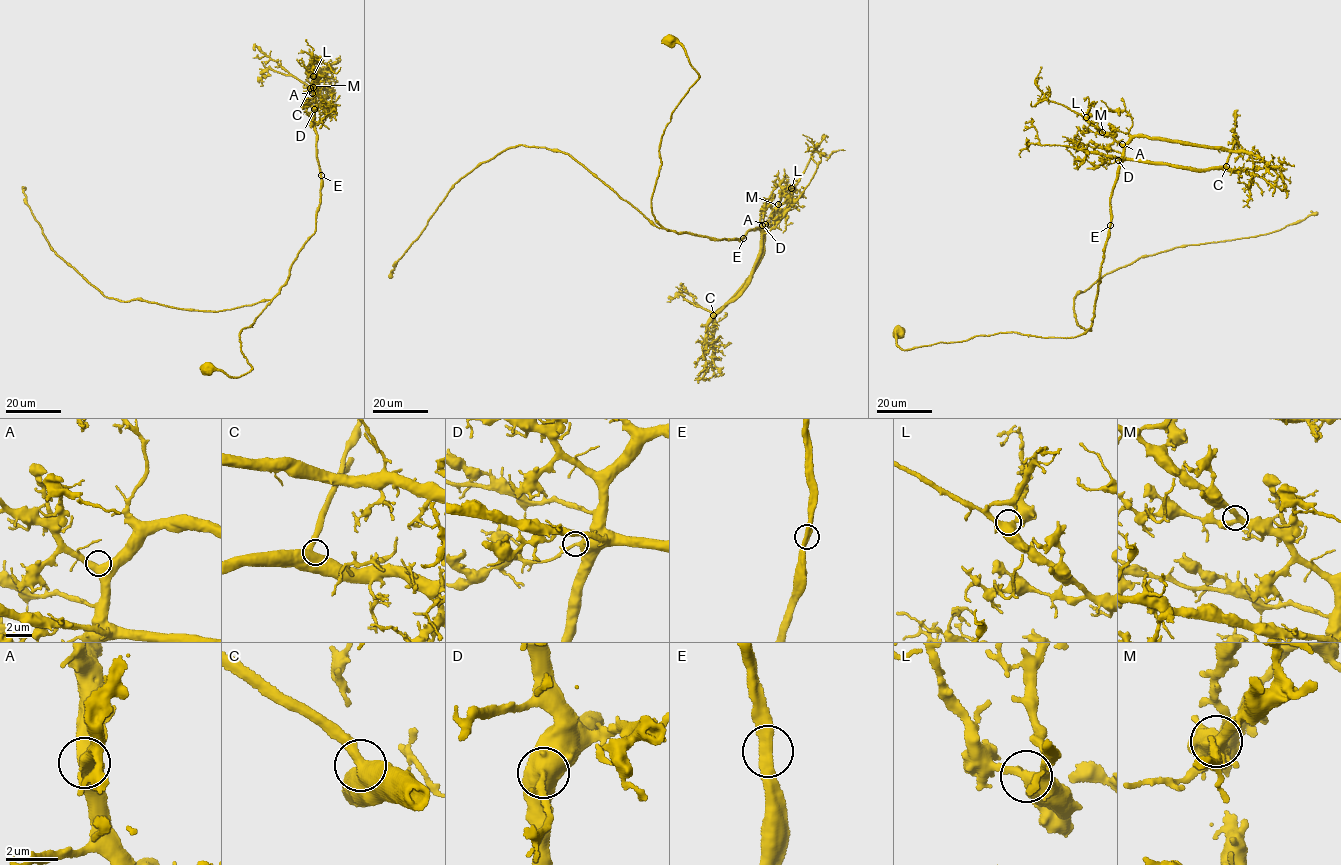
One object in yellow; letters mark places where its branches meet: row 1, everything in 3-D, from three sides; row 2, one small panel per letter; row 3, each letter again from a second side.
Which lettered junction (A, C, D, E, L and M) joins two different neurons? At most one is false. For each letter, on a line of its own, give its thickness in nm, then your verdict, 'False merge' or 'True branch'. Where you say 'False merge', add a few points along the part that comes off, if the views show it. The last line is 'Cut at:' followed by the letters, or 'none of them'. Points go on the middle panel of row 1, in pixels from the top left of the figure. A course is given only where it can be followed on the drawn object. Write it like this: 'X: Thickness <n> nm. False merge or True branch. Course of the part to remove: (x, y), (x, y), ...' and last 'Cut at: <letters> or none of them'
A: Thickness 500 nm. True branch
C: Thickness 650 nm. True branch
D: Thickness 500 nm. True branch
E: Thickness 440 nm. True branch
L: Thickness 480 nm. True branch
M: Thickness 360 nm. True branch
Cut at: none of them

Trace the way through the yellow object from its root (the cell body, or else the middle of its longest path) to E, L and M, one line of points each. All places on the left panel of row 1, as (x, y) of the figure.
E: (208, 366), (236, 377), (252, 369), (239, 335), (278, 292), (314, 233), (321, 176)
L: (208, 366), (236, 377), (252, 369), (239, 334), (278, 292), (315, 230), (321, 181), (313, 76)
M: (208, 366), (236, 377), (252, 369), (239, 334), (278, 292), (315, 230), (321, 181), (313, 87)

